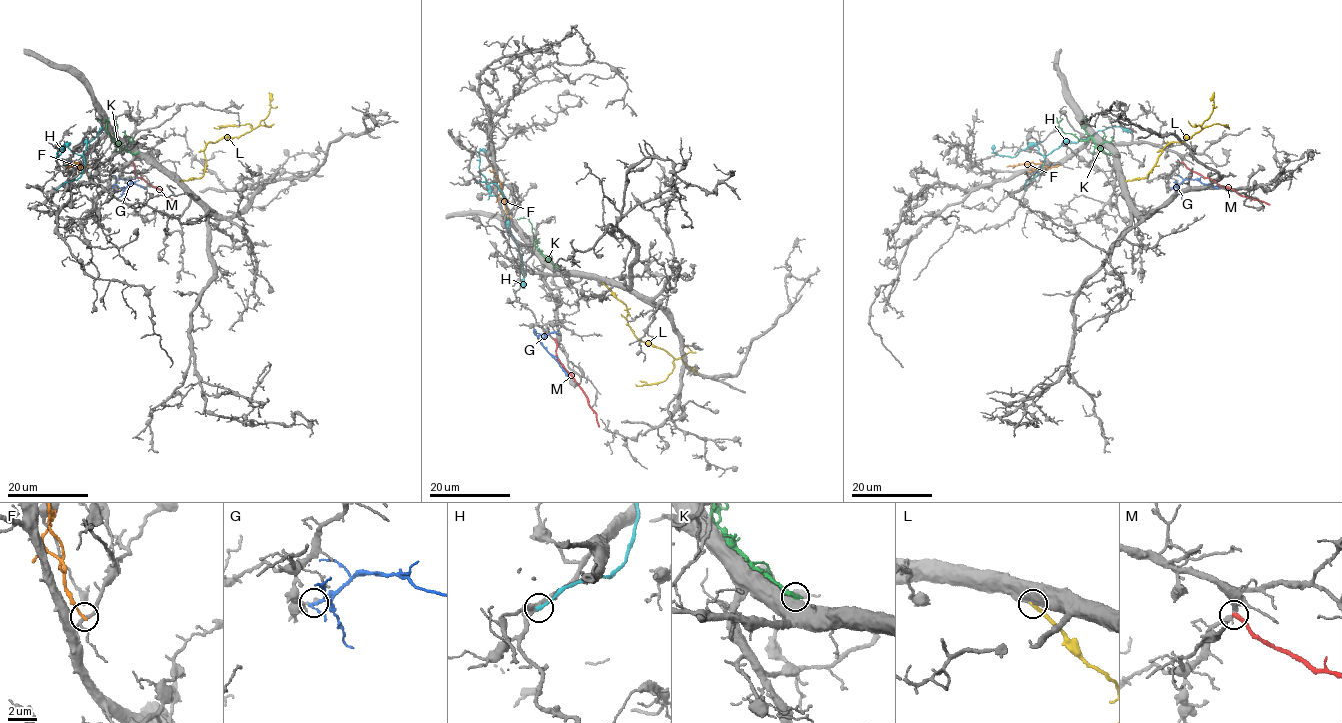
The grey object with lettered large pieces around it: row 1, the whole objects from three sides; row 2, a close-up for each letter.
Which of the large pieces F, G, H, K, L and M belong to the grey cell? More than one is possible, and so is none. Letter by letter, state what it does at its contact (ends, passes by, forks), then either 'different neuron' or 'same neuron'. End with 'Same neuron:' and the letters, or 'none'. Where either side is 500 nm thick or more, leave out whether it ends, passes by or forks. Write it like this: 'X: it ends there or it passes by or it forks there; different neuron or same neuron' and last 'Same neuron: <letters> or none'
F: it ends there; different neuron
G: it passes by; different neuron
H: it ends there; different neuron
K: different neuron
L: different neuron
M: it ends there; different neuron
Same neuron: none

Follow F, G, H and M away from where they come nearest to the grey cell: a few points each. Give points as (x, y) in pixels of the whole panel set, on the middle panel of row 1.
F: (511, 217), (498, 196), (500, 183), (491, 163)
G: (534, 330), (543, 347), (567, 376)
H: (478, 181), (493, 182), (507, 201), (508, 230), (521, 255), (523, 288)
M: (554, 338), (557, 359), (587, 398), (599, 426)

